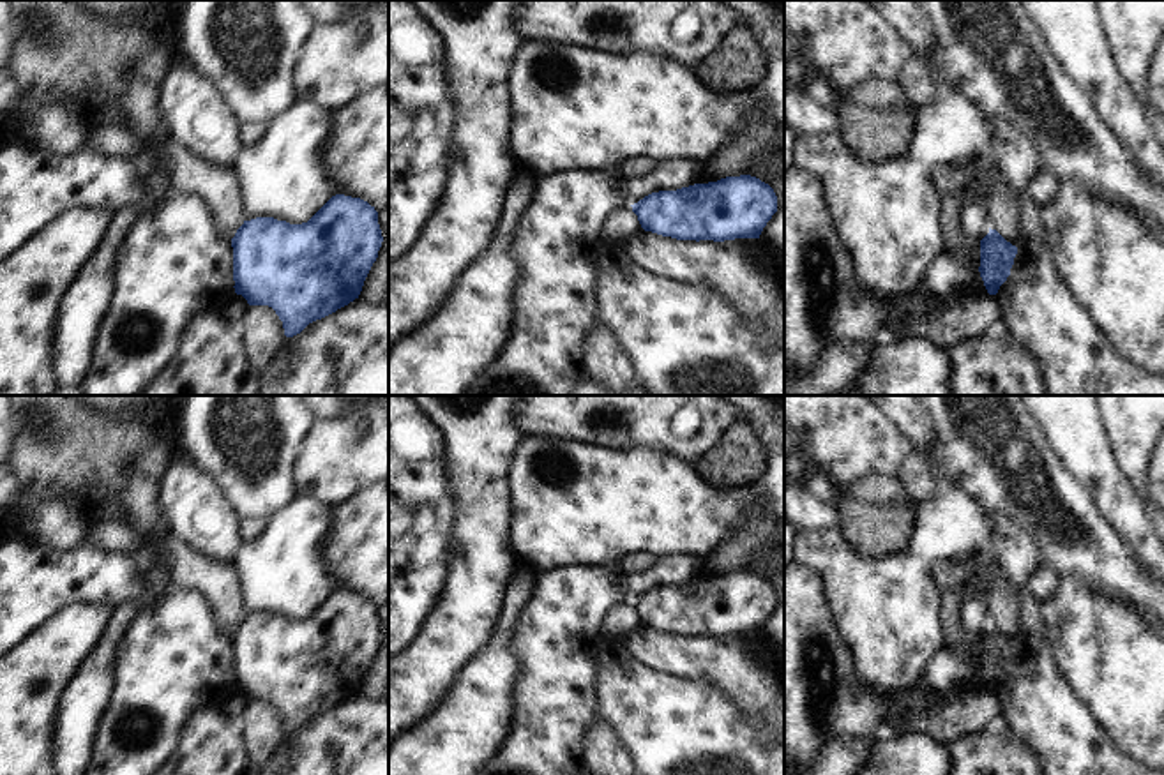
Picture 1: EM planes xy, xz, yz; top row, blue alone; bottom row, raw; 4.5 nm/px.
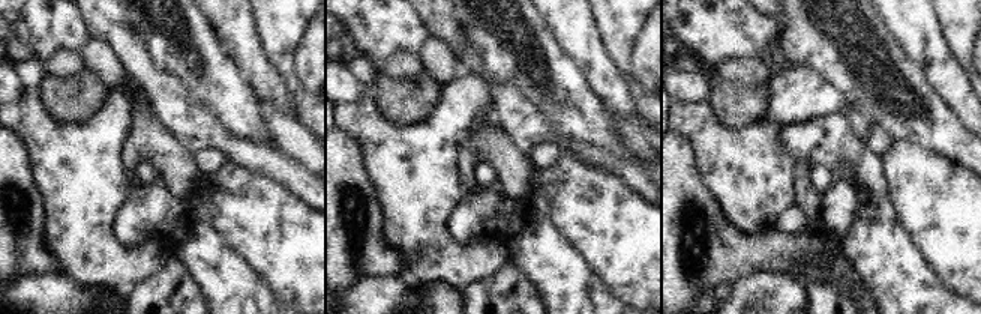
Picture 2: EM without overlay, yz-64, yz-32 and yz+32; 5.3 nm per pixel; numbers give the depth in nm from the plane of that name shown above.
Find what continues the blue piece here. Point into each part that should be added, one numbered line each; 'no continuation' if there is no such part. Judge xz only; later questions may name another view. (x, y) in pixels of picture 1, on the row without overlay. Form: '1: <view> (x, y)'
no continuation

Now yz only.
no continuation

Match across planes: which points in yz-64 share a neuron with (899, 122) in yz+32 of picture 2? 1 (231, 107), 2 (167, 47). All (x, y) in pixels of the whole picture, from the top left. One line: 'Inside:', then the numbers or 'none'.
Inside: 1, 2

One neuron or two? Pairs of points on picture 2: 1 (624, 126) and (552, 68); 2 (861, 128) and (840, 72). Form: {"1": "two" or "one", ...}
{"1": "two", "2": "two"}

